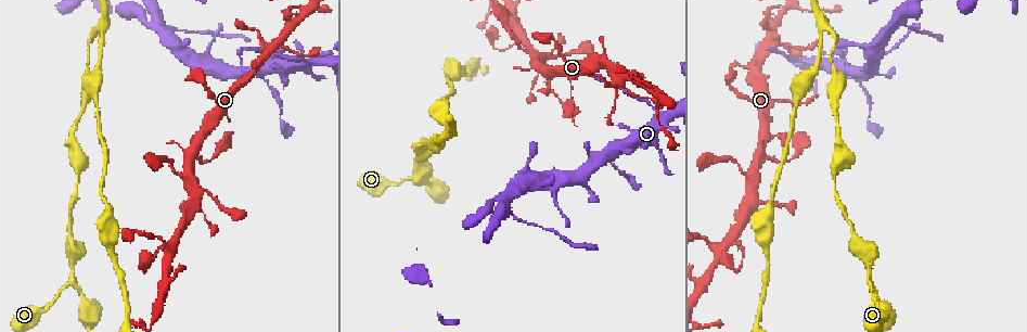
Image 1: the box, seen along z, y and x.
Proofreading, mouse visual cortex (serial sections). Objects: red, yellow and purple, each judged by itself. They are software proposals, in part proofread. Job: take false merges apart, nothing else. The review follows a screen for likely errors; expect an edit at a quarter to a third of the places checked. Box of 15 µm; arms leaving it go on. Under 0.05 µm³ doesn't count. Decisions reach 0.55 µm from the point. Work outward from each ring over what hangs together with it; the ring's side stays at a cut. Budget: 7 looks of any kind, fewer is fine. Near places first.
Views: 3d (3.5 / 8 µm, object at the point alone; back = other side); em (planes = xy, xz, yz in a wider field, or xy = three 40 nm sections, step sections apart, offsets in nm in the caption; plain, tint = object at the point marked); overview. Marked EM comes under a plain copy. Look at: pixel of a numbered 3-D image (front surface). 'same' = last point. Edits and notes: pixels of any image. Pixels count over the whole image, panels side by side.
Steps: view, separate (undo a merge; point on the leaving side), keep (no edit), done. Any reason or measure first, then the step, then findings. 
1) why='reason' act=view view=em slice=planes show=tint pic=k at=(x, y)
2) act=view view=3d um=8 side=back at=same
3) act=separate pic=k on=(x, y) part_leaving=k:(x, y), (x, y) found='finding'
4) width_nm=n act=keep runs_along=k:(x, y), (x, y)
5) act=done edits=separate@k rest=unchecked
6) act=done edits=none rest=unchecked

why='thin neck' act=view view=3d um=8 pic=1 at=(798, 61)

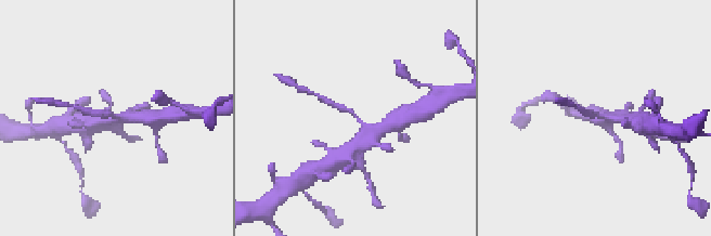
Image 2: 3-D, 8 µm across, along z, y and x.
why='zoom in' act=view view=3d um=3.5 pic=2 at=(354, 115)

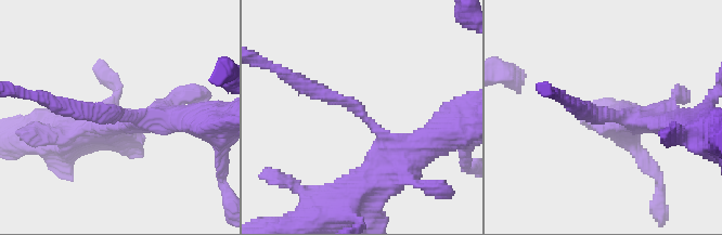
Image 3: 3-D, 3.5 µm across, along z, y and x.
arm_widths_nm=200,300 why='need the tissue' act=view view=em slice=xy step=2 show=tint pic=3 at=(602, 115)

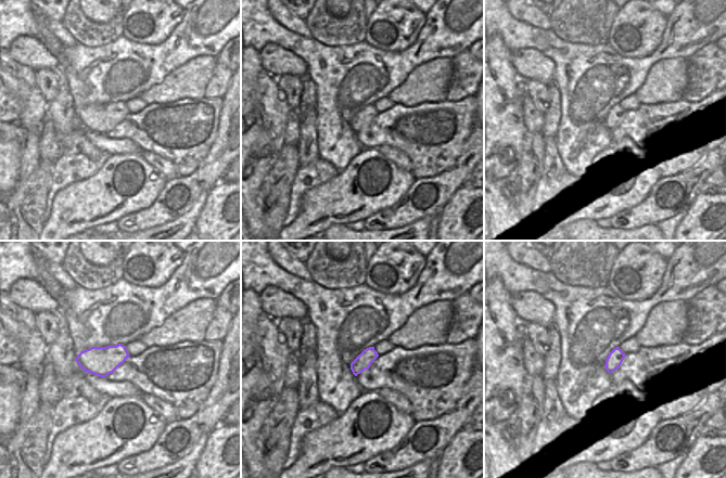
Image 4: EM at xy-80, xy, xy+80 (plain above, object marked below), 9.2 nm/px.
act=separate pic=3 on=(332, 94) part_leaving=3:(360, 115), (270, 65) found='a second cell is stuck on'

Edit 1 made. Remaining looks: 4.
why='thin arm on a thick one' act=view view=3d um=8 pic=1 at=(314, 7)

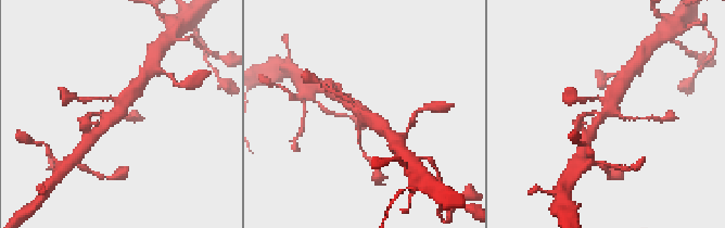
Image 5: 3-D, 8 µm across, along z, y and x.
act=view view=em slice=xy step=1 show=tint pic=5 at=(603, 114)

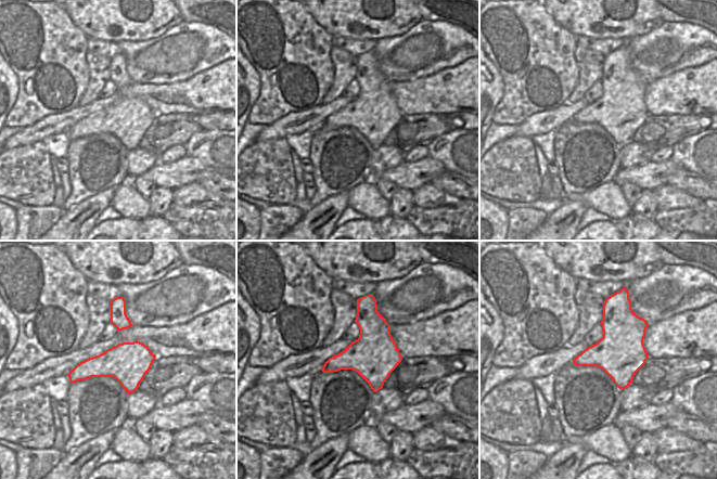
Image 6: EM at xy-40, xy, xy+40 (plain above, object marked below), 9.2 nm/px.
act=keep found='continuous, no second cell'

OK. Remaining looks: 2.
act=done edits=separate@3 rest=unchecked

